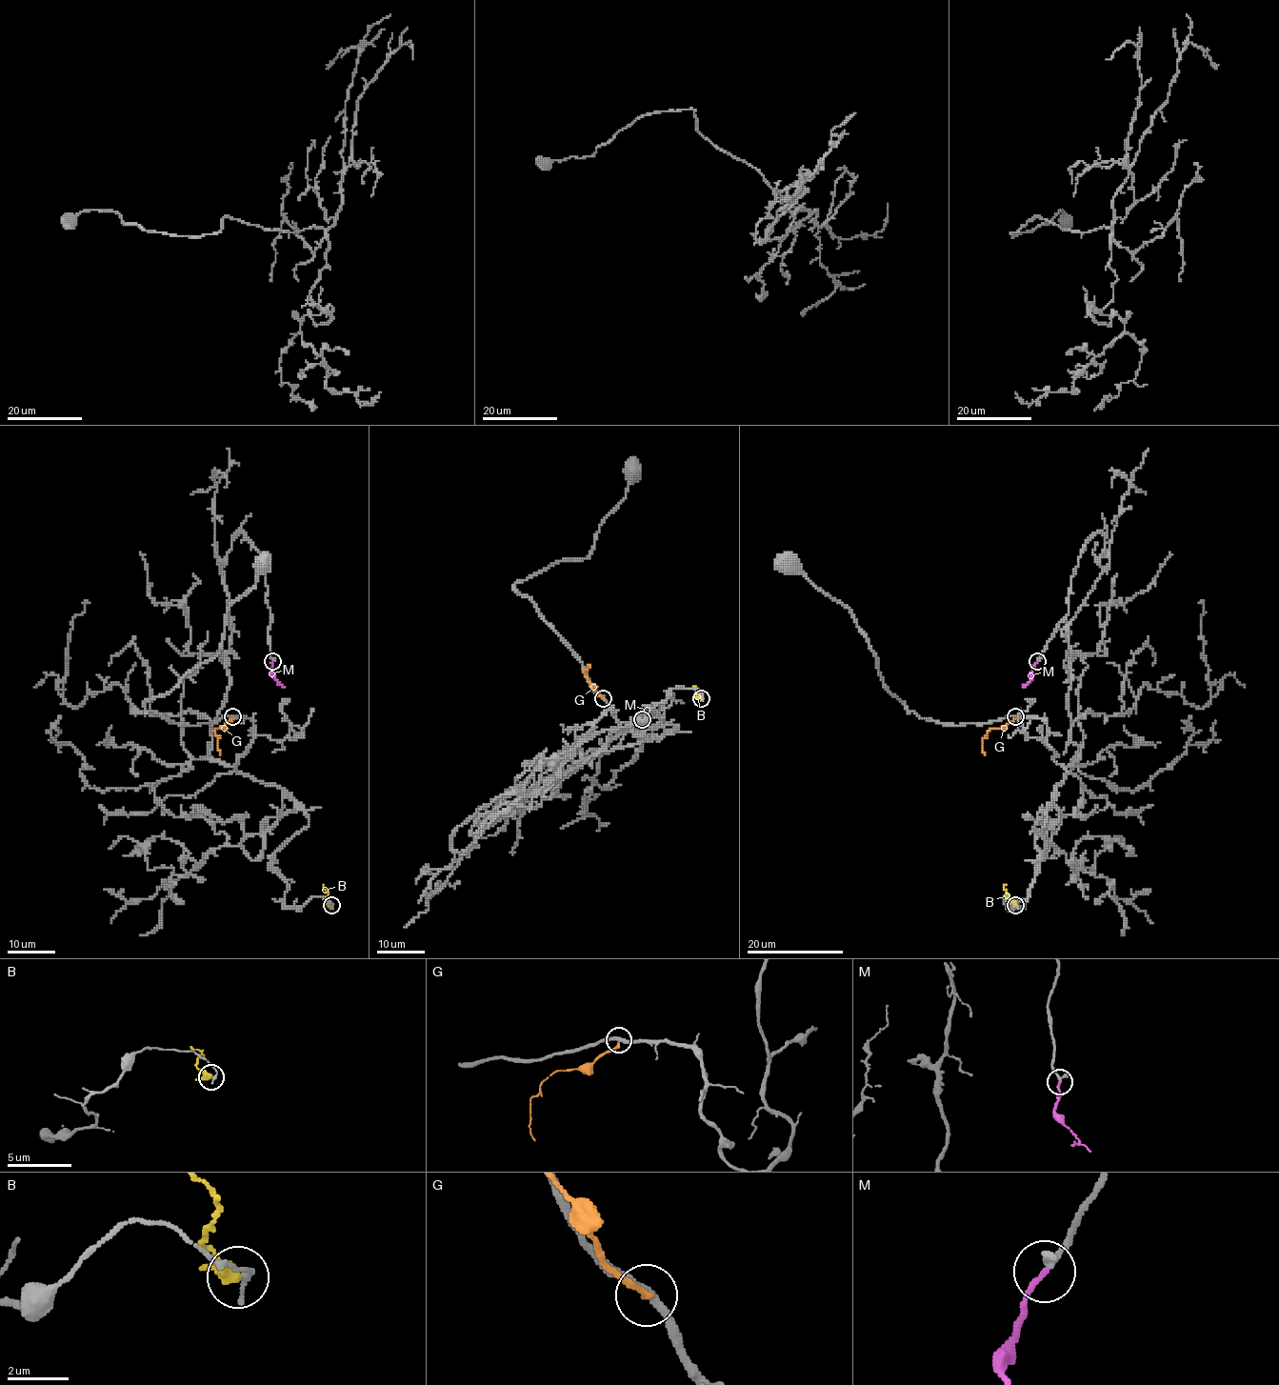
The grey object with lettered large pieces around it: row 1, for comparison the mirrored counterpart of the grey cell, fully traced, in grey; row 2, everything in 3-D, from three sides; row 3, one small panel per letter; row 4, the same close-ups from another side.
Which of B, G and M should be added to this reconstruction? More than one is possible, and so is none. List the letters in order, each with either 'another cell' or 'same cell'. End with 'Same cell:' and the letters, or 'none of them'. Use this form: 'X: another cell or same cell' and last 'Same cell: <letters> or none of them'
B: another cell
G: another cell
M: same cell
Same cell: M

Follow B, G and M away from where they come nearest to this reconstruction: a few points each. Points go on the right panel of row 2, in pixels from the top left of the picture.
B: (1015, 904), (1007, 894), (1006, 884)
G: (1015, 716), (1006, 725), (990, 729), (983, 738), (984, 753)
M: (1036, 661), (1030, 680), (1024, 688)

